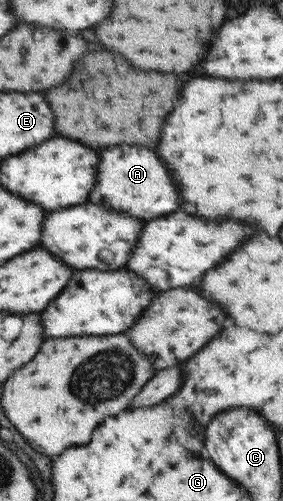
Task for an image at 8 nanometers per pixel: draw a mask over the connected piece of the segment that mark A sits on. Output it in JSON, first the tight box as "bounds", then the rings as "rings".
{"bounds":[89,143,183,218],"rings":[[[121,143],[114,147],[99,150],[99,168],[97,168],[97,188],[91,192],[89,200],[93,204],[105,204],[105,208],[115,208],[129,212],[137,218],[157,218],[175,212],[183,200],[179,194],[179,184],[173,180],[173,174],[167,170],[167,164],[161,156],[147,147]]]}

